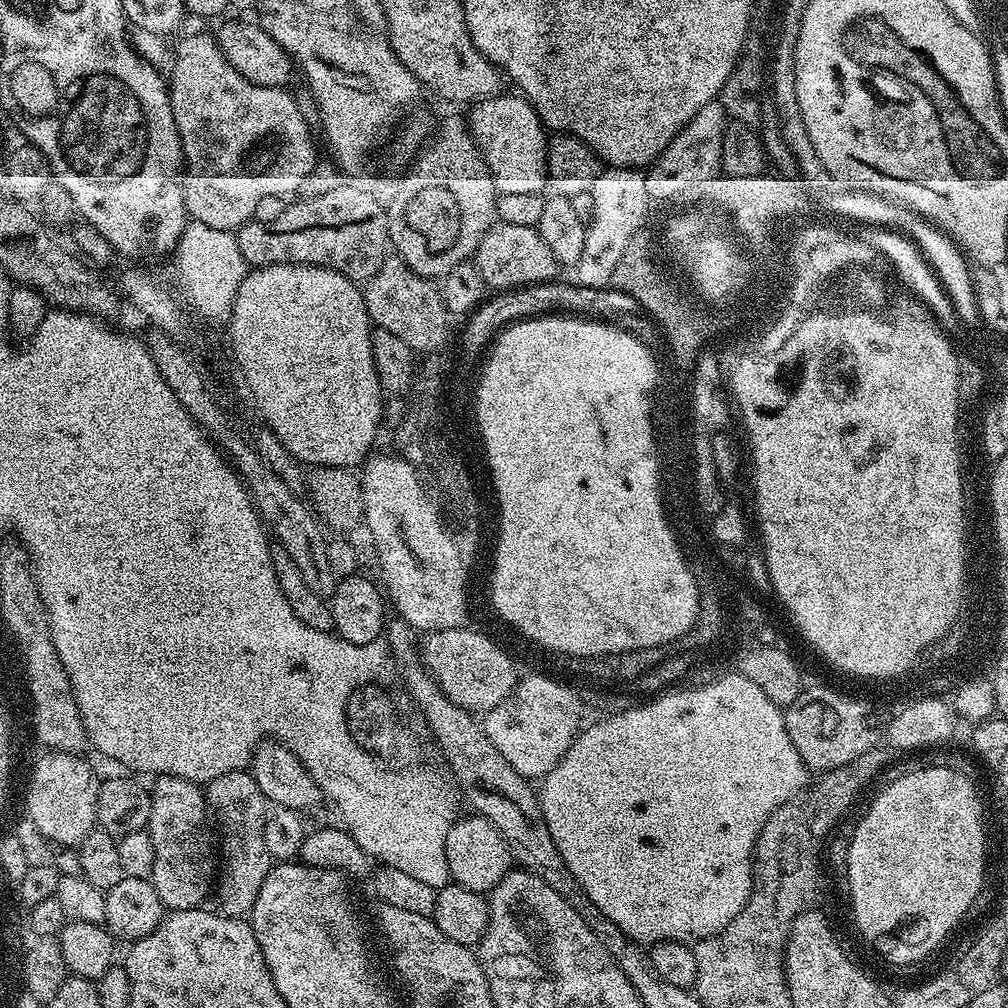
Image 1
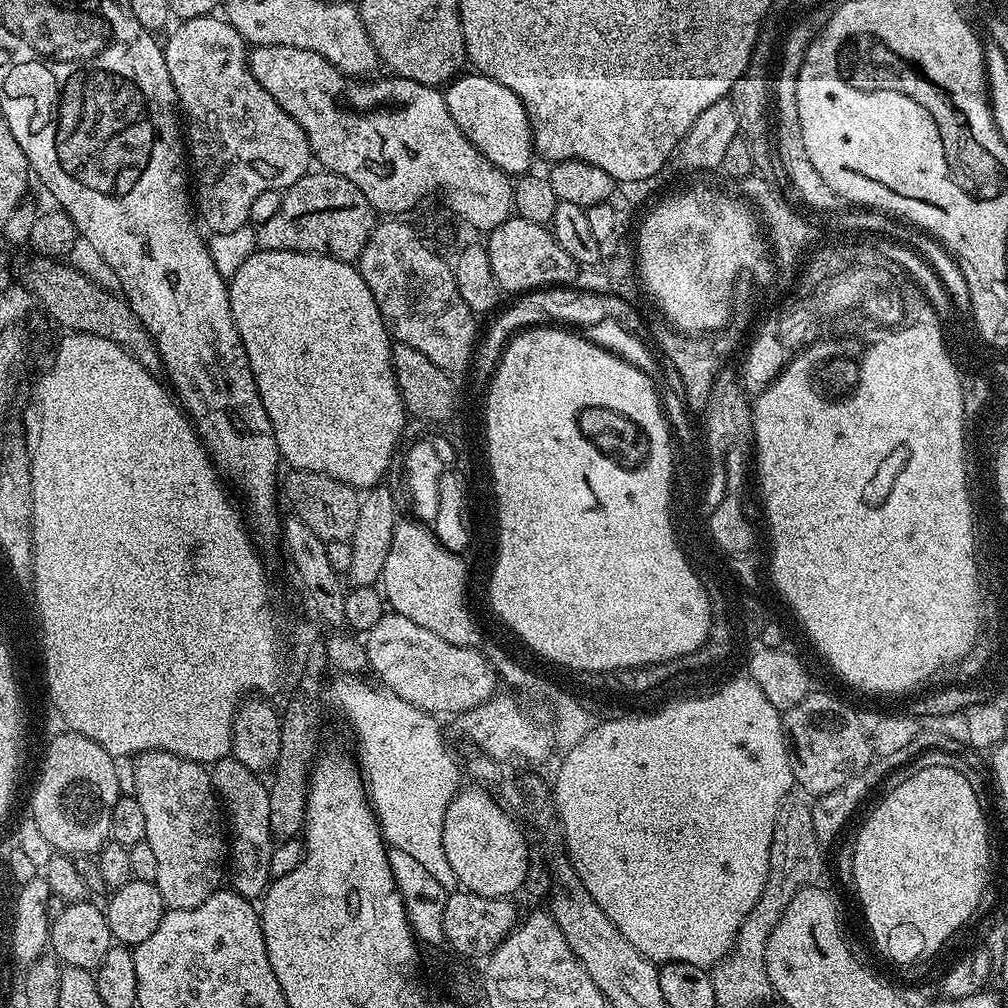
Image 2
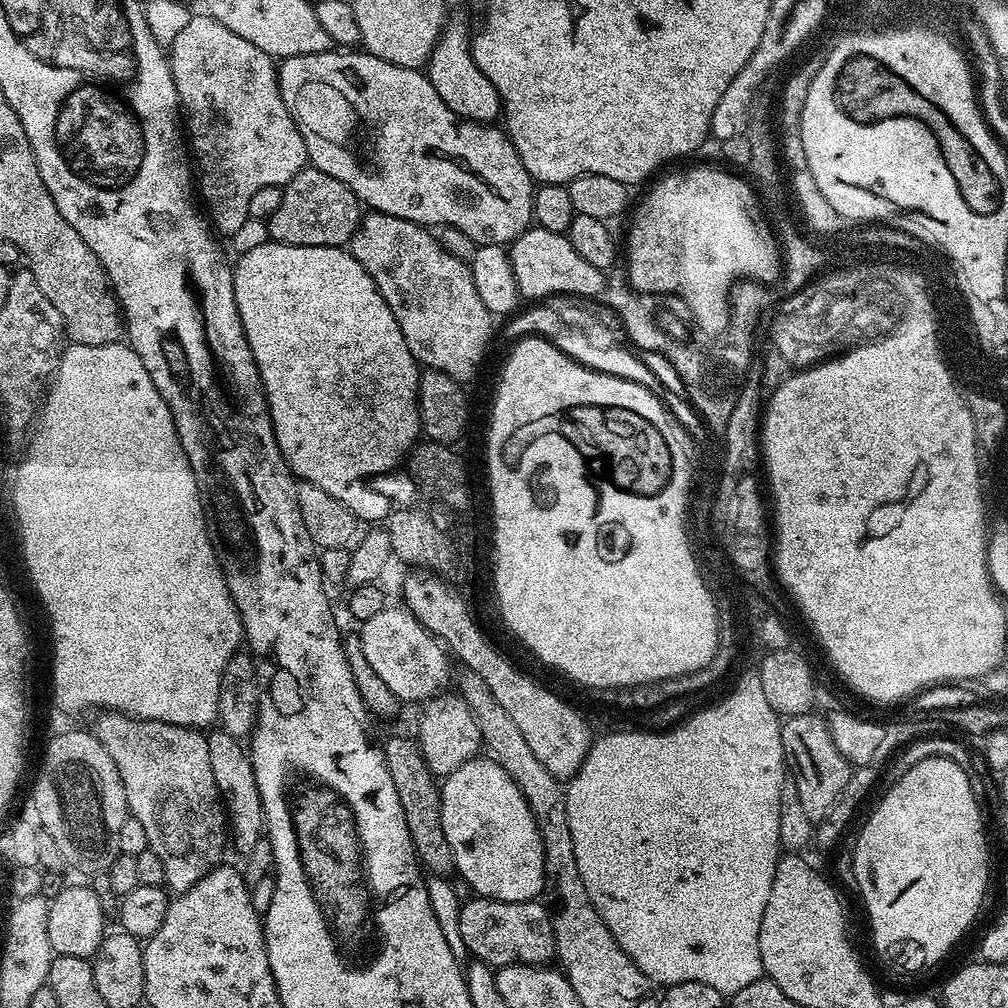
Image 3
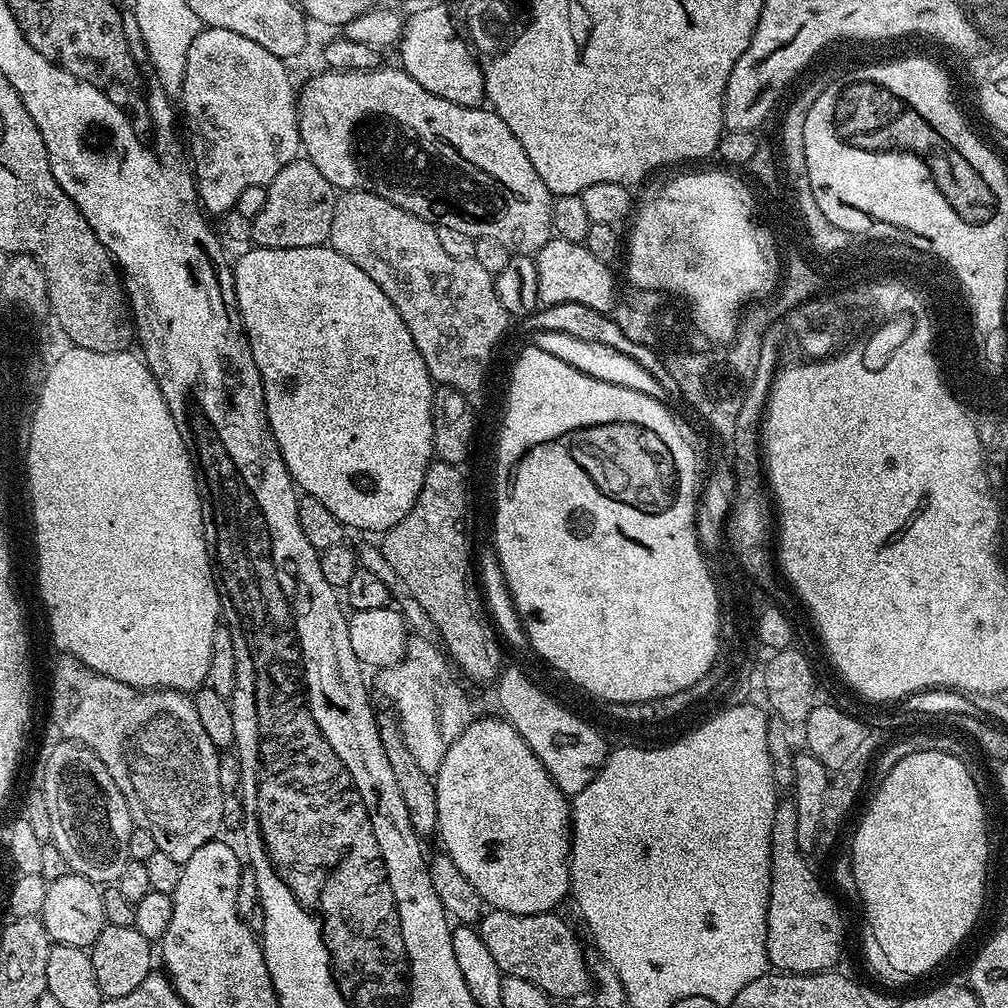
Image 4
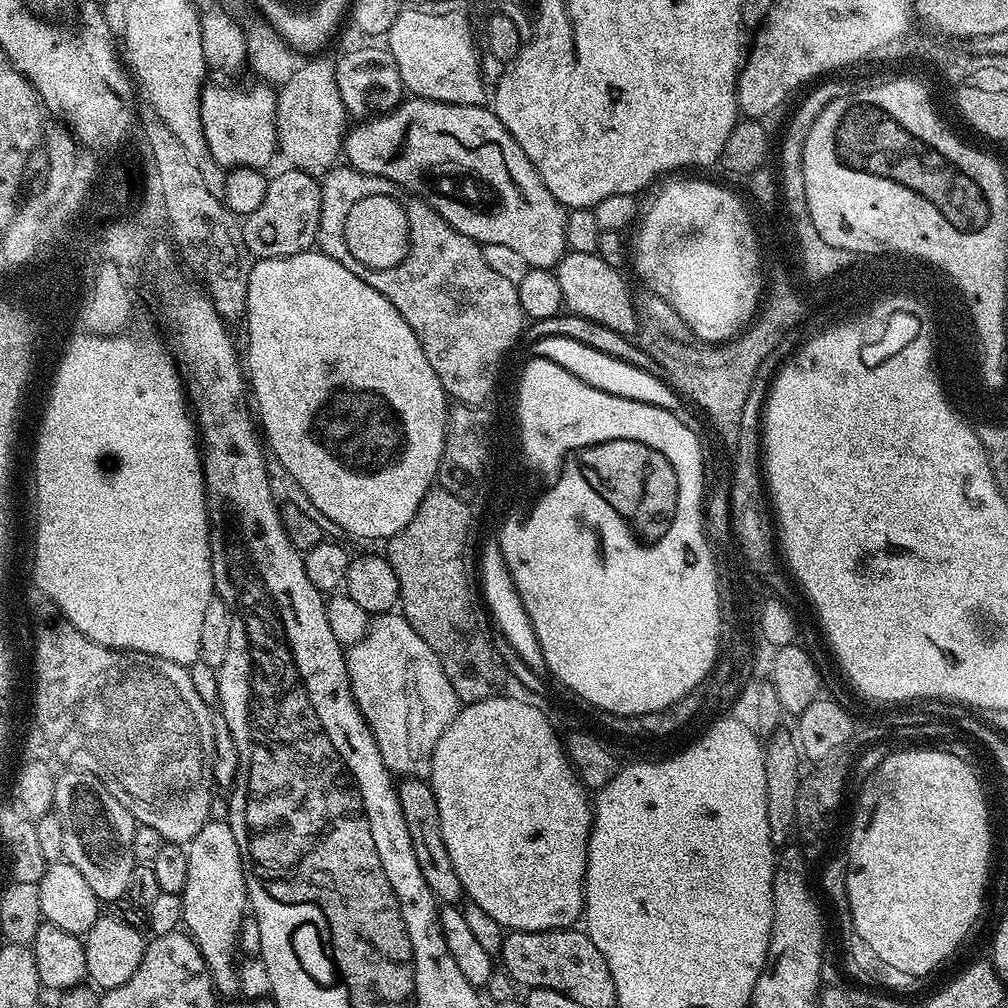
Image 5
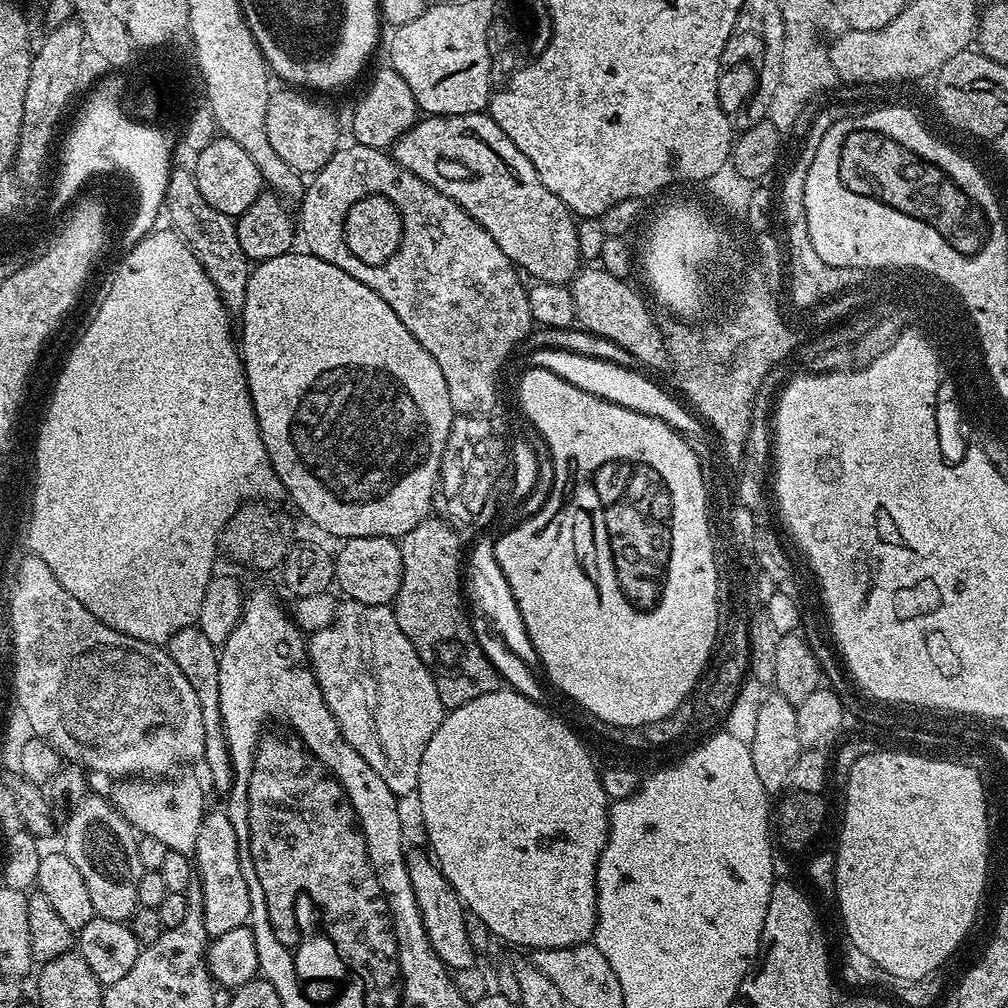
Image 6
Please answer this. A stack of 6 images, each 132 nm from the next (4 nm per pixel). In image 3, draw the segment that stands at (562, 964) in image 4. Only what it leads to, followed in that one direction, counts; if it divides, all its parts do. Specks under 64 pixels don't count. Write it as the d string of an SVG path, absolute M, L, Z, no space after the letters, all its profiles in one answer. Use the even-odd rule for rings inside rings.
M484 896L465 899L461 903L458 931L462 934L469 957L489 964L494 970L511 964L544 966L556 954L552 916L539 899L526 902L502 902L488 900Z

